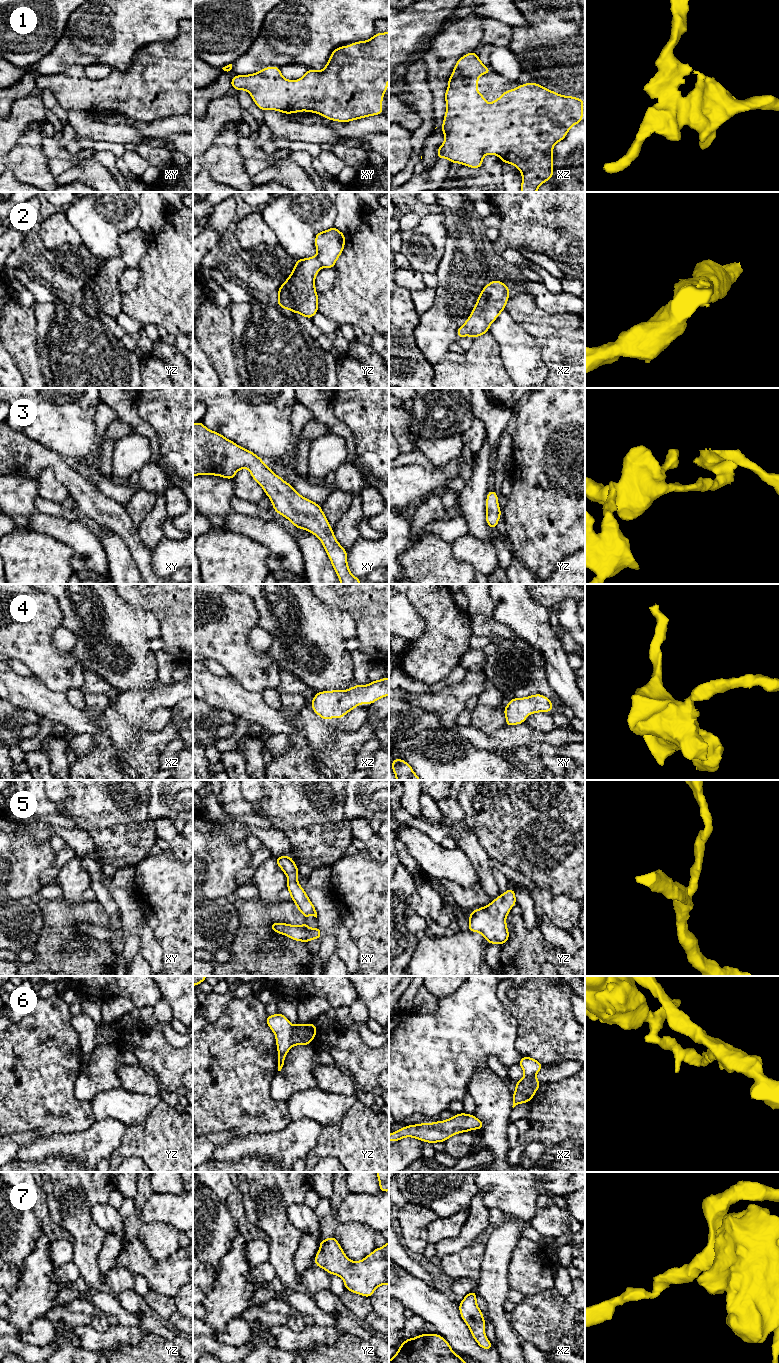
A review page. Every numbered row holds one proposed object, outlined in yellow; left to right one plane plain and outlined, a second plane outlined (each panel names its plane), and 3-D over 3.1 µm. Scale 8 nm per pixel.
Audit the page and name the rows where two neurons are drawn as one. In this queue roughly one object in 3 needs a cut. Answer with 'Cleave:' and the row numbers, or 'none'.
Cleave: 6

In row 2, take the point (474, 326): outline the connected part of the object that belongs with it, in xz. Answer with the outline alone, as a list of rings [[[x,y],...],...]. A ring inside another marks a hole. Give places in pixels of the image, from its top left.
[[[491,280],[478,296],[475,307],[464,325],[457,329],[458,339],[471,336],[473,339],[488,333],[489,326],[505,309],[509,299],[509,286]]]

